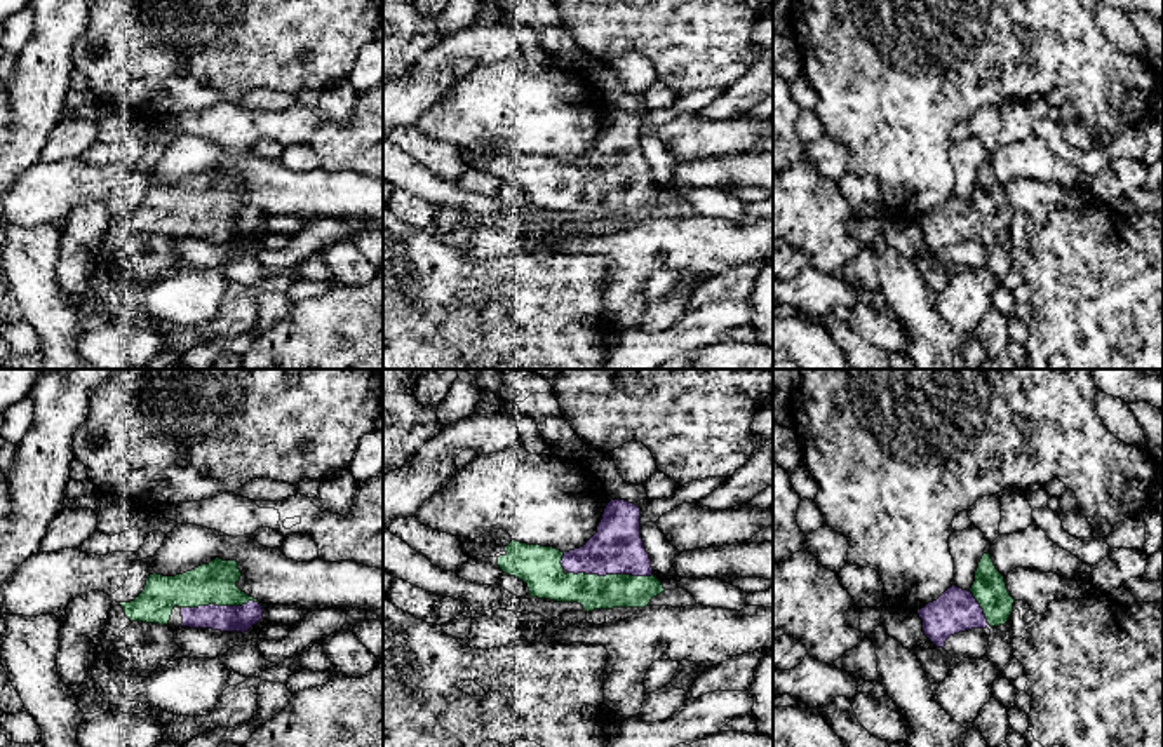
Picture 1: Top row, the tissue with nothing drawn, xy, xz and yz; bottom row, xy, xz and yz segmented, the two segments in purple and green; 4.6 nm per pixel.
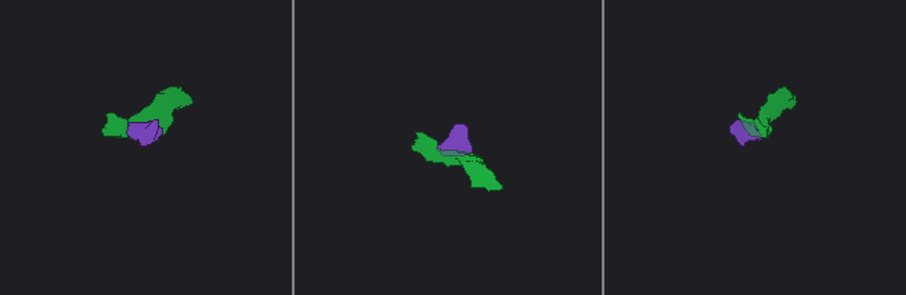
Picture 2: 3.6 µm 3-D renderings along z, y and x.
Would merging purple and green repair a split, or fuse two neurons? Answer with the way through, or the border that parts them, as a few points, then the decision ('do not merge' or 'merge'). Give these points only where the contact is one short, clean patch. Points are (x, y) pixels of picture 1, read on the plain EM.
runs through xz (617, 157), (610, 183), (591, 201); merge

